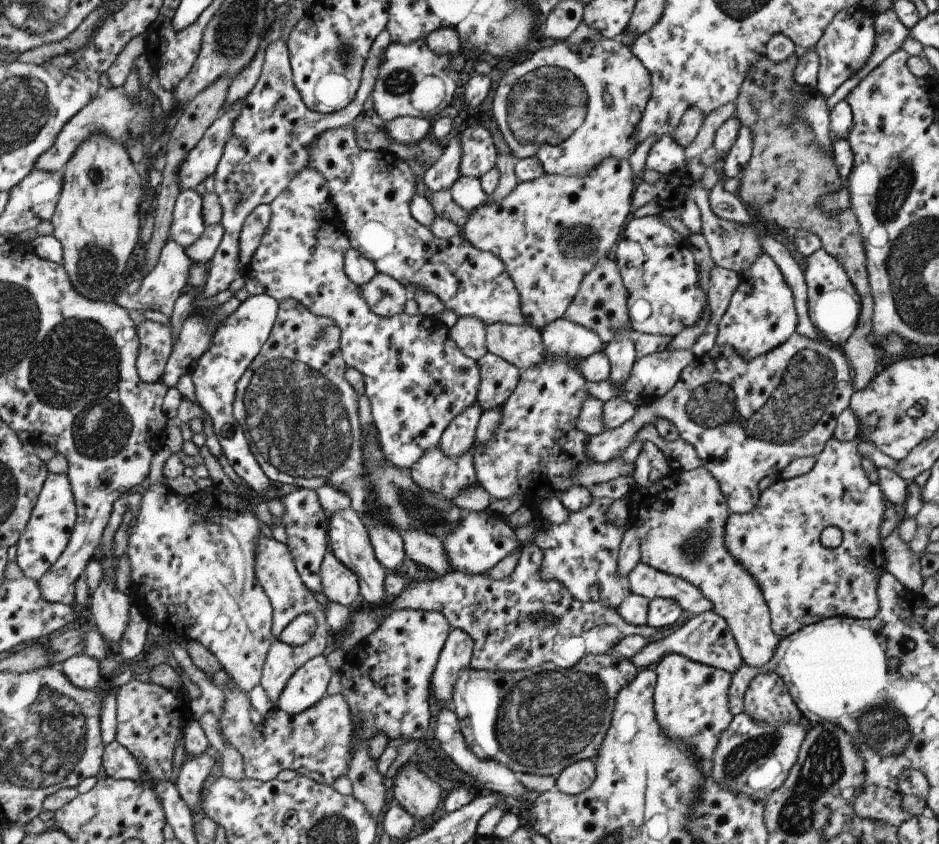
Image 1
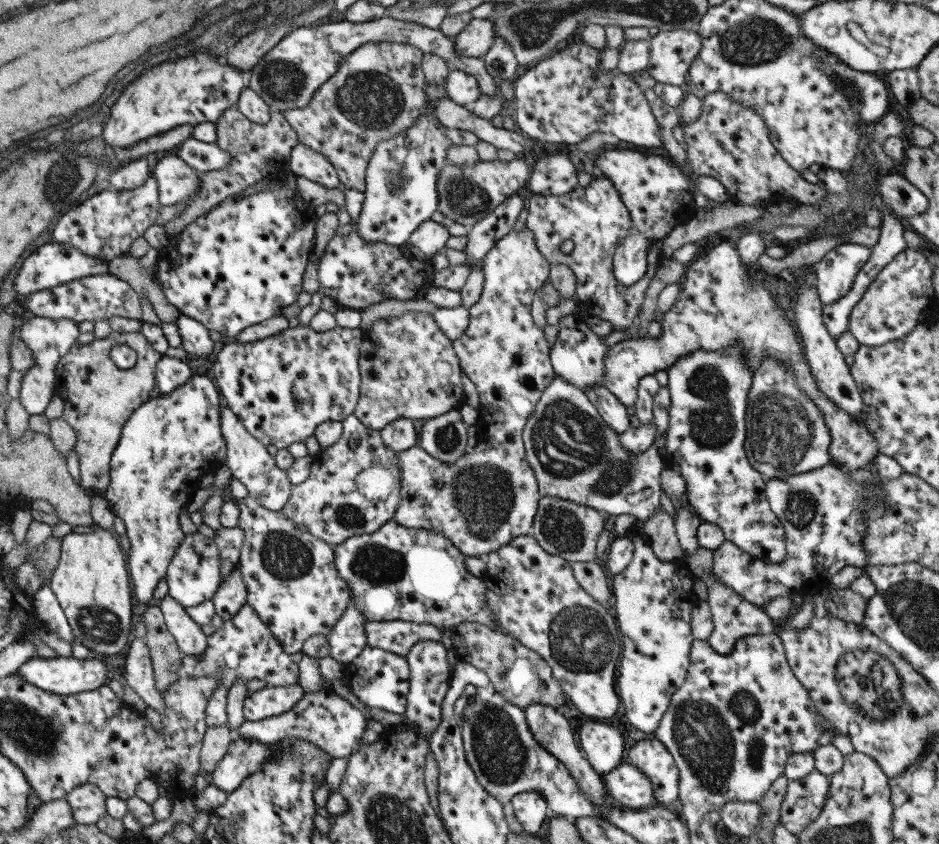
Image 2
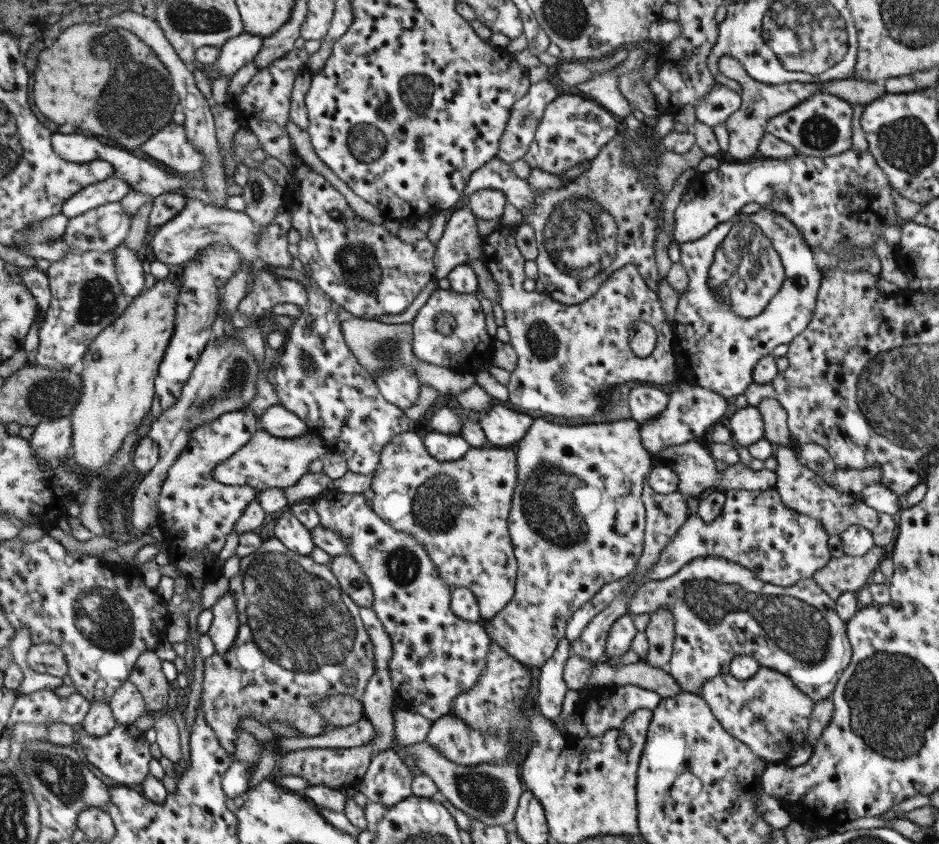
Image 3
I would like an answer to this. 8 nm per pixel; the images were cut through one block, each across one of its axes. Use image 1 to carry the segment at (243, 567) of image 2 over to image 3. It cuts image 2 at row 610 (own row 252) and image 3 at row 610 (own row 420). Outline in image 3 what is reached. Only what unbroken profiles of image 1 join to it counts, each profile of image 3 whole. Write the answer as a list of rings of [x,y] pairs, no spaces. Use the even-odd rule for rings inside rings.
[[[329,488],[317,497],[312,507],[319,518],[319,526],[325,526],[344,538],[347,556],[359,564],[370,584],[373,593],[370,608],[391,641],[392,655],[388,662],[388,671],[394,692],[407,704],[407,710],[432,722],[443,715],[449,715],[455,696],[464,690],[470,690],[486,667],[490,638],[485,633],[482,622],[471,623],[455,617],[449,608],[450,592],[453,588],[439,578],[425,549],[411,535],[397,532],[383,522],[383,519],[379,519],[361,494],[346,494]]]

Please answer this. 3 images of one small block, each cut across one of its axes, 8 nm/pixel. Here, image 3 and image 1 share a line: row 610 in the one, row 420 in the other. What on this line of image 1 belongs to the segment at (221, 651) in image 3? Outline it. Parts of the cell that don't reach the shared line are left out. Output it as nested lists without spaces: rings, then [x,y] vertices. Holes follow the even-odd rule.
[[[248,296],[230,316],[222,319],[219,328],[212,335],[208,349],[199,357],[189,374],[194,386],[196,404],[210,418],[213,432],[221,445],[222,455],[233,472],[257,495],[263,495],[271,482],[251,454],[246,436],[243,436],[239,423],[233,418],[232,402],[237,381],[267,340],[277,309],[278,302],[270,296]]]

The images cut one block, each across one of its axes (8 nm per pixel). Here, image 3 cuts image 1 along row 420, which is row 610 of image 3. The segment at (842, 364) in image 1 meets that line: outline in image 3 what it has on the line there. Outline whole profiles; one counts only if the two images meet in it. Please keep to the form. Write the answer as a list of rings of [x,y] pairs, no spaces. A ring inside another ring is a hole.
[[[705,556],[705,558],[695,558],[695,560],[687,562],[687,564],[681,566],[675,574],[672,574],[663,580],[647,580],[646,583],[643,583],[634,592],[632,599],[629,599],[626,602],[626,612],[628,612],[629,616],[641,613],[652,613],[657,610],[657,607],[667,607],[667,610],[671,611],[674,639],[672,642],[672,653],[667,664],[665,664],[665,670],[667,670],[667,672],[675,679],[675,682],[680,686],[681,691],[697,695],[703,681],[706,681],[712,676],[727,674],[729,672],[731,660],[733,660],[735,656],[746,654],[753,660],[756,660],[761,667],[776,670],[787,676],[787,678],[801,692],[803,692],[803,694],[807,695],[814,703],[816,703],[820,700],[829,698],[839,675],[849,664],[851,658],[851,647],[846,637],[846,624],[839,619],[839,616],[837,616],[835,605],[835,601],[831,600],[831,598],[829,598],[829,596],[827,596],[827,594],[813,582],[812,577],[799,579],[791,586],[775,586],[774,584],[759,580],[750,570],[741,568],[739,564],[733,561],[727,561],[723,558],[719,558],[719,556]]]

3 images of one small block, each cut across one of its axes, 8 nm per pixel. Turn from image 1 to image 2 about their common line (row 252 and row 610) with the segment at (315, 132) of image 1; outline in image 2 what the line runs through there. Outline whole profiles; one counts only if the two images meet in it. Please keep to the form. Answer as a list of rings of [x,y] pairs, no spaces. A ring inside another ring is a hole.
[[[237,566],[224,578],[212,596],[214,611],[222,620],[233,618],[246,603],[245,583]]]

